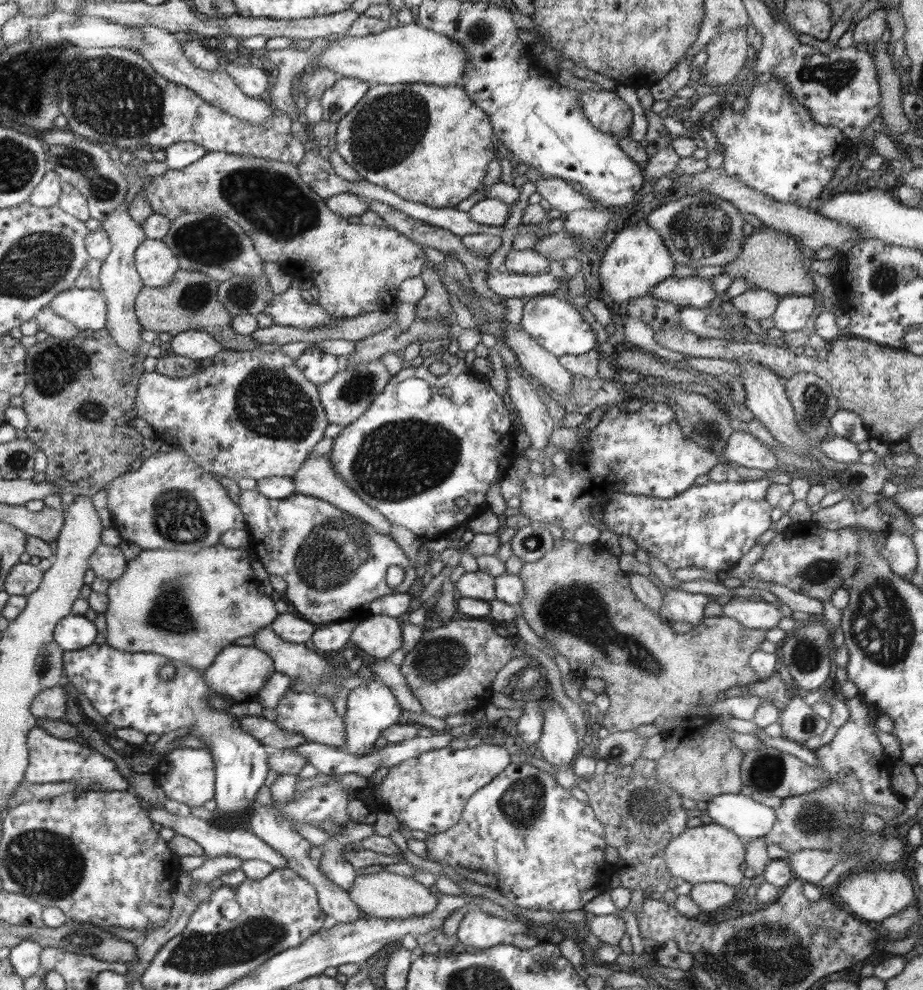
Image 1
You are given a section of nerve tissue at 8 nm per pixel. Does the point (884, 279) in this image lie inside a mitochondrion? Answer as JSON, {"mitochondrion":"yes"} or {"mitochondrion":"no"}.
{"mitochondrion":"yes"}

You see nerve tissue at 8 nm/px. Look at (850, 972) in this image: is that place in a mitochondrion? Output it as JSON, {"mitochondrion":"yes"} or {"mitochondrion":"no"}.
{"mitochondrion":"no"}

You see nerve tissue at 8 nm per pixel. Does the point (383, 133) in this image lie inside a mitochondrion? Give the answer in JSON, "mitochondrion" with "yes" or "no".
{"mitochondrion":"yes"}

